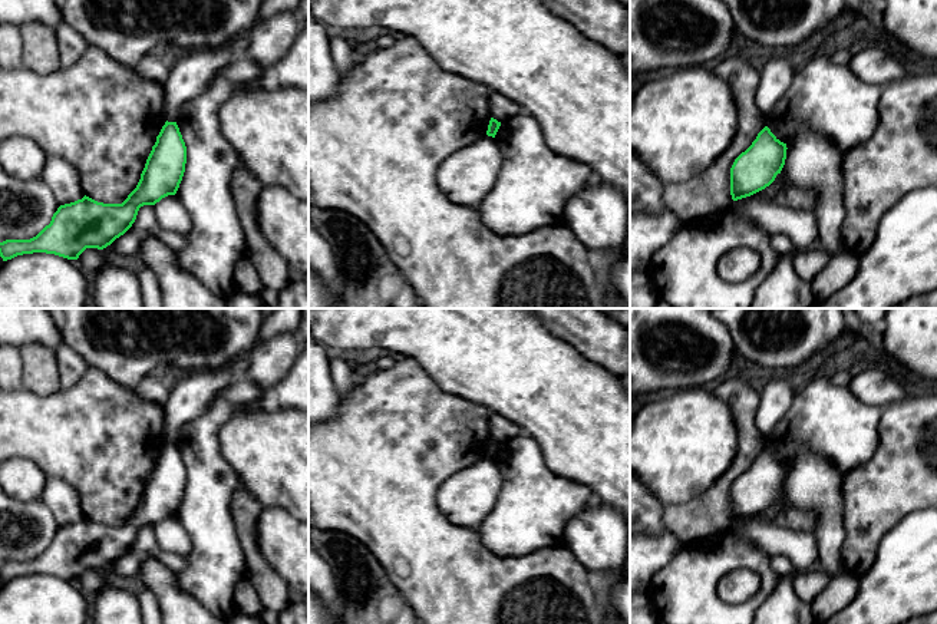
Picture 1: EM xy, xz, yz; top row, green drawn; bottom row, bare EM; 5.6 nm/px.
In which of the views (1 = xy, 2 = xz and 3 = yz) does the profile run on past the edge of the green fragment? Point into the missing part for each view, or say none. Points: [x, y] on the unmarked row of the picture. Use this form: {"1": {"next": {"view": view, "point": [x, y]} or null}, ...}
{"1": {"next": null}, "2": {"next": null}, "3": {"next": null}}

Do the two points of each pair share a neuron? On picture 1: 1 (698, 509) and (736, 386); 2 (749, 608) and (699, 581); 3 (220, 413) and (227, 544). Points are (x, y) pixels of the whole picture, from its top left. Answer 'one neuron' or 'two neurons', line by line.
1: one neuron
2: one neuron
3: one neuron

